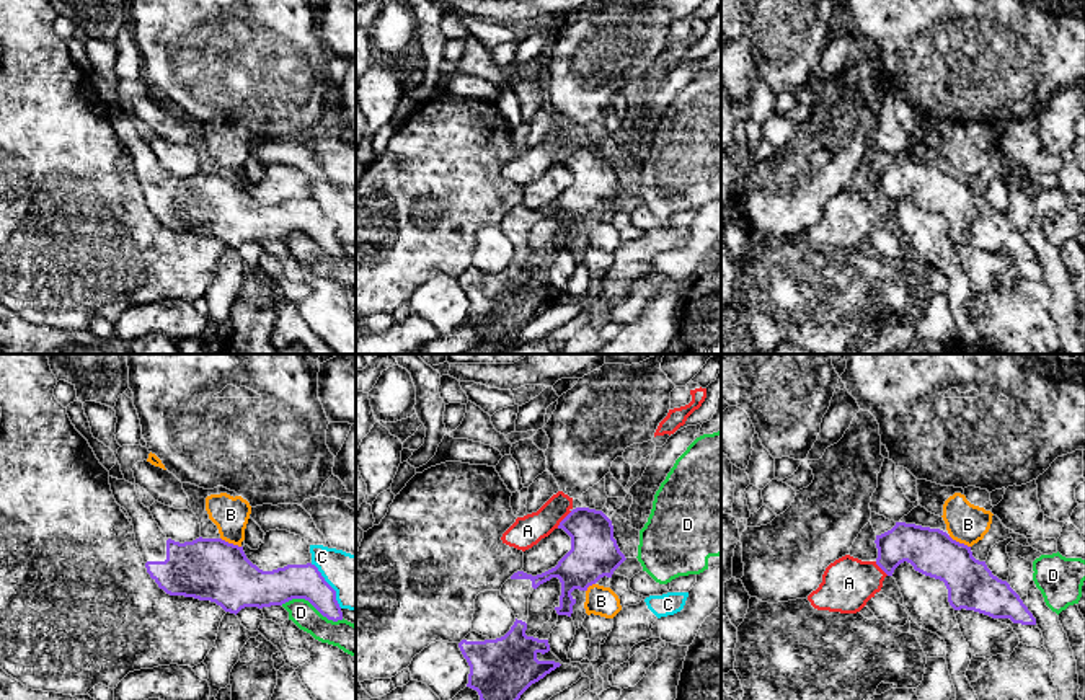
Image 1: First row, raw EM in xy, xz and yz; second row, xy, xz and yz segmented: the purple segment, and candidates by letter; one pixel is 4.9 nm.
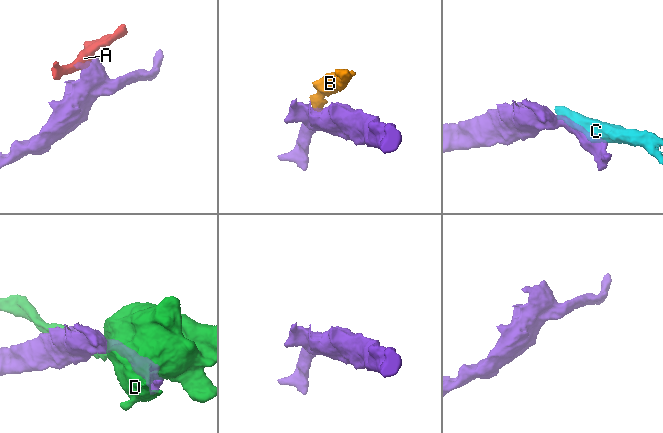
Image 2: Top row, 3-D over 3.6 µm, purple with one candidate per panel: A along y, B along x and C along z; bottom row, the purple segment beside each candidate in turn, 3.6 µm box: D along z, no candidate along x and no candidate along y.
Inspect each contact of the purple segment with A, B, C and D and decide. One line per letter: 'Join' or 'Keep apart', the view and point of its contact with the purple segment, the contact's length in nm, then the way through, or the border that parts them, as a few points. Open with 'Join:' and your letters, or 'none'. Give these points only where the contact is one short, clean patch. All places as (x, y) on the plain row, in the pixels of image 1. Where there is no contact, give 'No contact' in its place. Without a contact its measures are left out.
Join: none
A: Keep apart. Touches purple at xz (563, 154). Shared border 120 nm. Boundary: xz (571, 146), (557, 162)
B: Keep apart. Touches purple at yz (958, 177). Shared border 130 nm. Boundary: yz (948, 170), (969, 181)
C: Keep apart. Touches purple at xy (328, 219). Shared border 280 nm
D: Keep apart. Touches purple at xy (312, 239). Shared border 320 nm

